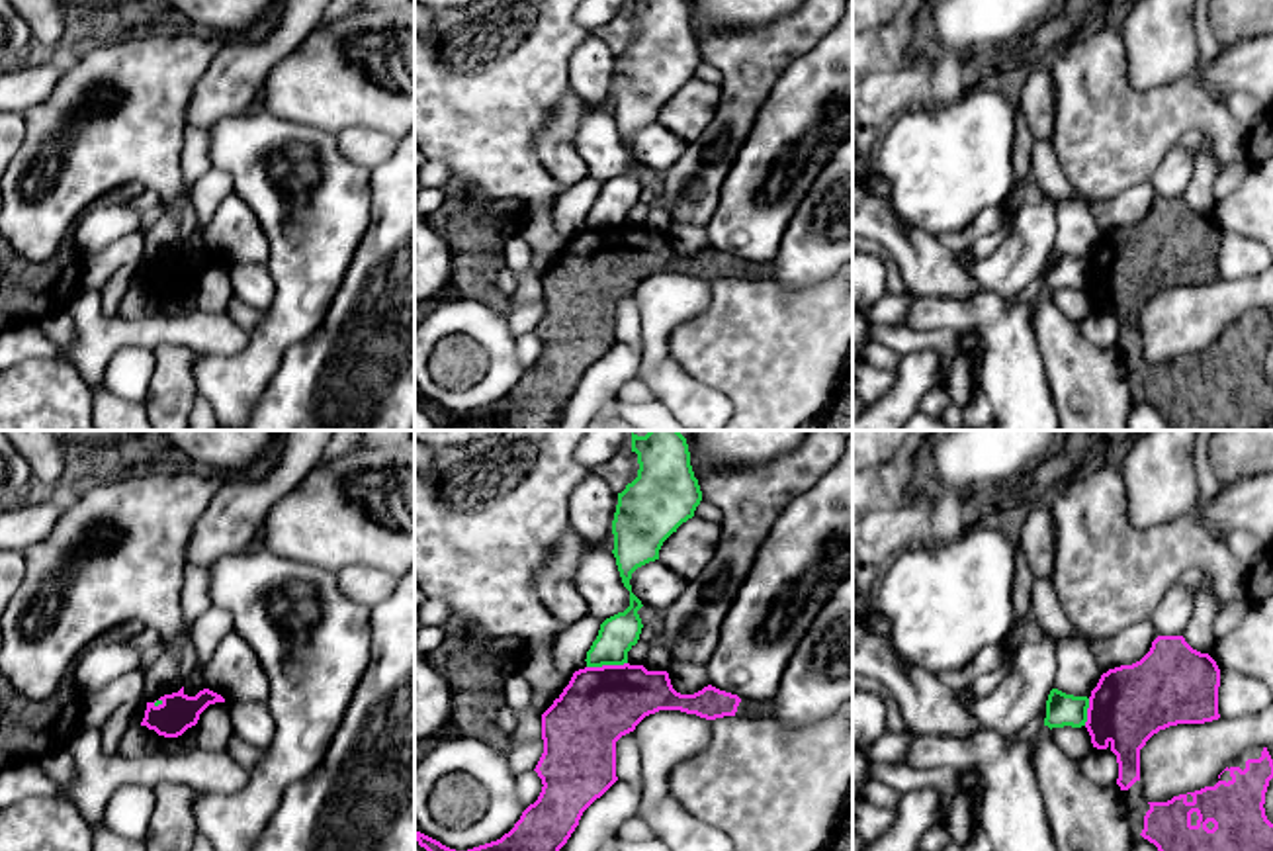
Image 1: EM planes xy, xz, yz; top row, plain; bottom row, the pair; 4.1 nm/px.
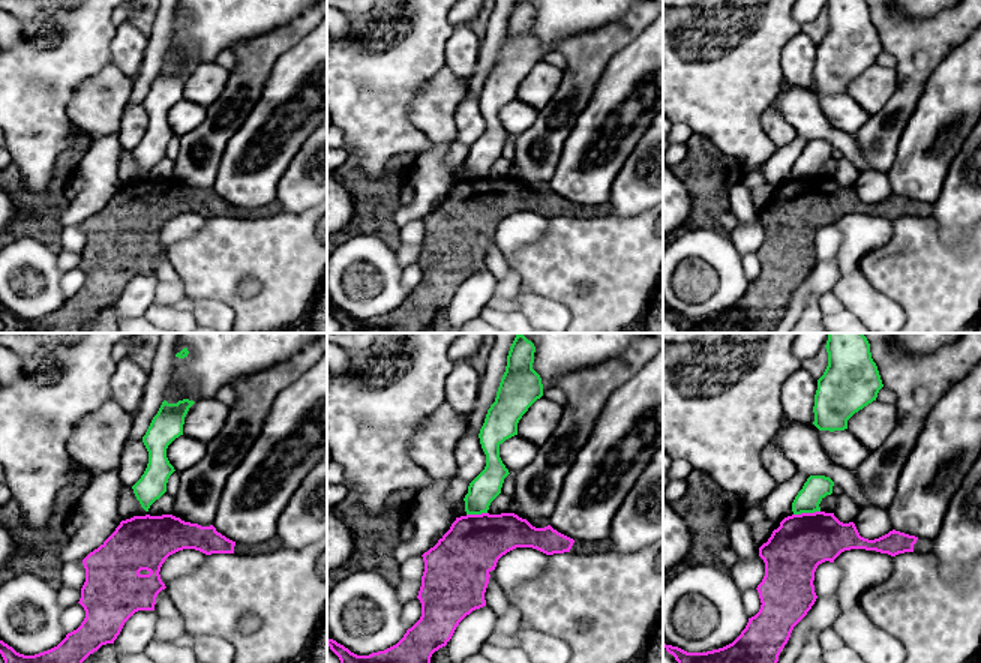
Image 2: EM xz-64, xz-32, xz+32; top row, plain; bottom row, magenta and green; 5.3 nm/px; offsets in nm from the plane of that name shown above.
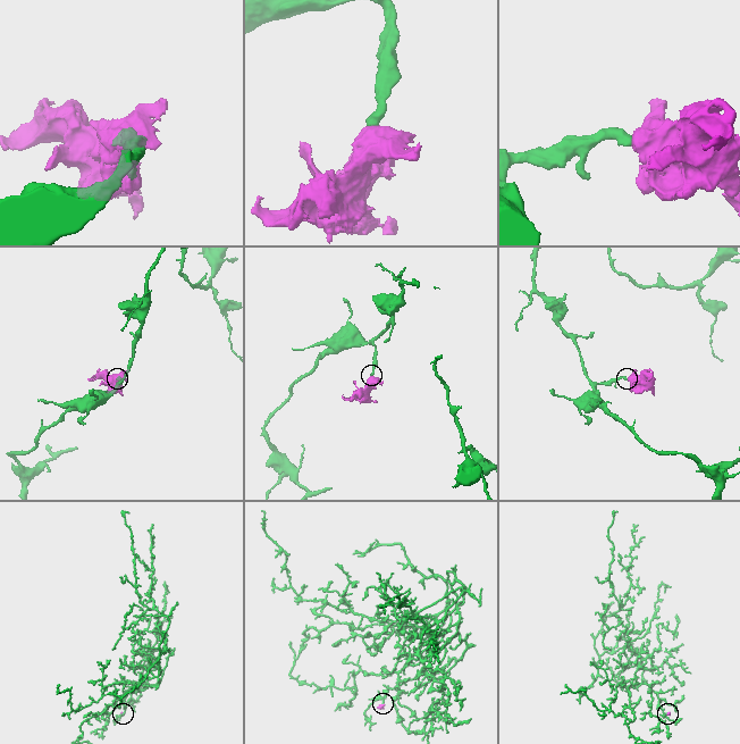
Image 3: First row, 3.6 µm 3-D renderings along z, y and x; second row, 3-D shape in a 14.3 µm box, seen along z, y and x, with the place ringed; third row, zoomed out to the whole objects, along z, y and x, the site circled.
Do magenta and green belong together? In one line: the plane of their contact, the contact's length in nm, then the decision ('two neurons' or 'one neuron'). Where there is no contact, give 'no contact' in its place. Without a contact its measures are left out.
contact in xz; length 170 nm; two neurons

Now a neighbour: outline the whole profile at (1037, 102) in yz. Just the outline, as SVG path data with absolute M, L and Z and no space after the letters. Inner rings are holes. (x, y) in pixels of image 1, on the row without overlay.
M1044 63L1032 65L1021 88L1017 110L1023 113L1036 141L1046 141L1056 125L1056 92L1050 70Z

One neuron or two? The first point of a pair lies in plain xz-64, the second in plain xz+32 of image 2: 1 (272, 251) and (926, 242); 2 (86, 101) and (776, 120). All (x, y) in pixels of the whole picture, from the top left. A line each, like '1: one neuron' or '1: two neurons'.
1: one neuron
2: one neuron

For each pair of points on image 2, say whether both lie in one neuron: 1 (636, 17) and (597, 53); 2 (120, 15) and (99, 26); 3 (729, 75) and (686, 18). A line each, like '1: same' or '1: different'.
1: same
2: different
3: same

